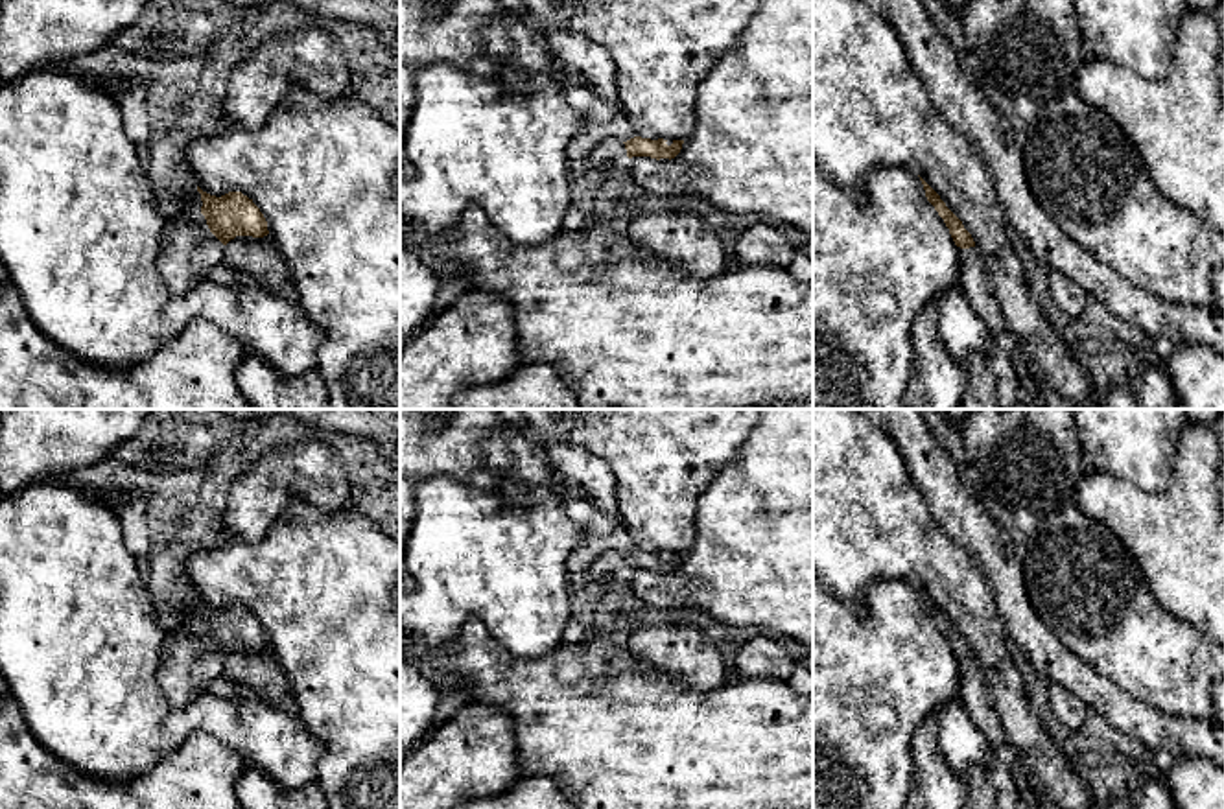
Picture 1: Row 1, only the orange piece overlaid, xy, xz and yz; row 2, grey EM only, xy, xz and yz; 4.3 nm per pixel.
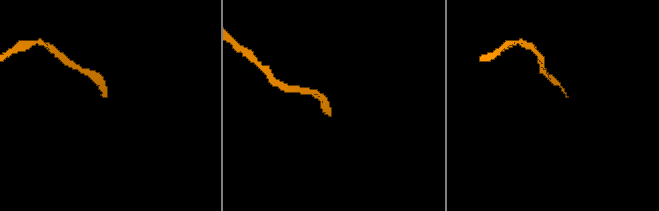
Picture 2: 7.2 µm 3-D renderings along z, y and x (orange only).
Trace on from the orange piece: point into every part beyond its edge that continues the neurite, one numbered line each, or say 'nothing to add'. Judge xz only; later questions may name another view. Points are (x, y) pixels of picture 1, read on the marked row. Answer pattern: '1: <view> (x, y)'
1: xz (611, 152)

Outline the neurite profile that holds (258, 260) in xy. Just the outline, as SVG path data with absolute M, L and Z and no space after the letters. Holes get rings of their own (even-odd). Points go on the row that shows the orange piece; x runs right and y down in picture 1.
M236 236L223 245L225 262L247 282L271 293L280 284L291 284L291 269L273 238Z

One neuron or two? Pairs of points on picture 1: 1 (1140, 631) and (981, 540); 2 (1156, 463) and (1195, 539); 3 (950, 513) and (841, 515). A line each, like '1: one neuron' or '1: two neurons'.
1: two neurons
2: two neurons
3: two neurons

